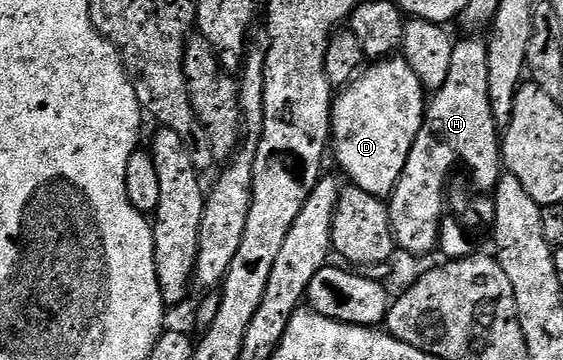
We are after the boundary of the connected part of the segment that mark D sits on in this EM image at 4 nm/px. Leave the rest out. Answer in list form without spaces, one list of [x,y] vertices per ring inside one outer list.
[[[395,54],[363,67],[339,92],[342,93],[339,96],[337,93],[330,113],[332,156],[338,159],[339,166],[350,175],[349,183],[353,187],[379,198],[389,197],[408,162],[408,154],[426,117],[427,89],[423,88],[410,63],[401,55]]]

